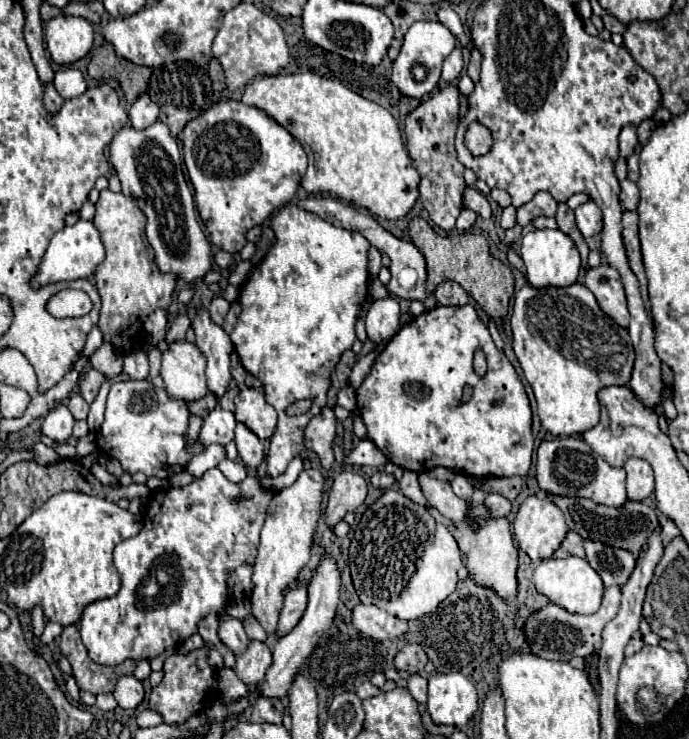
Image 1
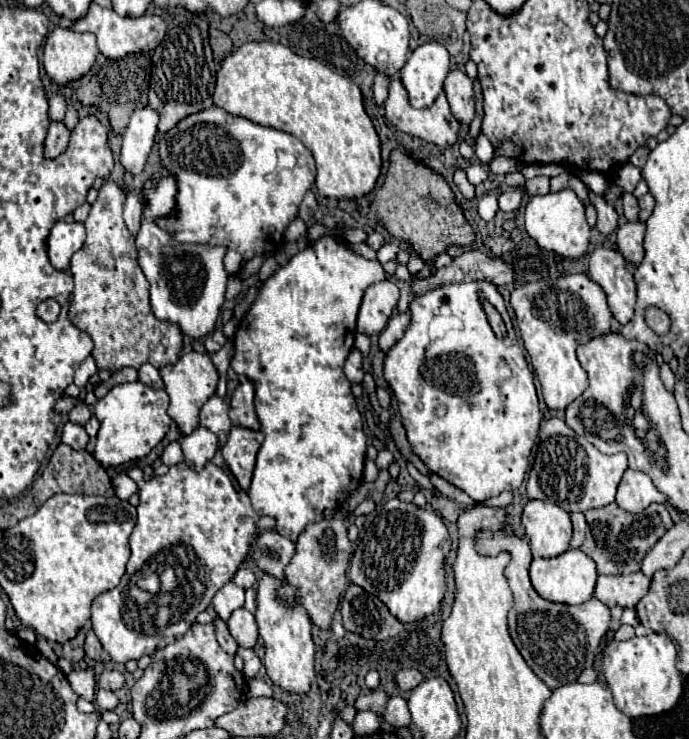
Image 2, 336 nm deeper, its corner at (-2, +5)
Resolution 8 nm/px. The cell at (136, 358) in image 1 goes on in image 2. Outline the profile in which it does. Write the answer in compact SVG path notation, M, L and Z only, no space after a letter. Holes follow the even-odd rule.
M142 364L138 368L138 380L152 388L162 388L162 378L158 374L158 368L154 368L152 364Z

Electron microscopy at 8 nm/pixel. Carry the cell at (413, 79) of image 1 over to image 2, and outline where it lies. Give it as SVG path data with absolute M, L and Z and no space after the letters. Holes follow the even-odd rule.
M438 42L418 46L400 70L402 86L408 92L410 106L428 108L442 92L442 82L450 70L448 50Z

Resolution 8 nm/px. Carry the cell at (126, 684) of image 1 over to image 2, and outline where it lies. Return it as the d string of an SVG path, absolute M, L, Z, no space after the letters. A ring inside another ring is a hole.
M106 668L106 670L102 672L102 676L100 676L100 688L106 688L106 690L116 692L116 690L120 690L124 684L126 684L126 678L124 678L124 674L118 672L118 670L108 670L108 668Z

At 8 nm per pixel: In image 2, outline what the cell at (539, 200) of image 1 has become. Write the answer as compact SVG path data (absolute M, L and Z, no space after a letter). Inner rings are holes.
M538 176L528 182L528 196L544 196L550 192L550 178Z

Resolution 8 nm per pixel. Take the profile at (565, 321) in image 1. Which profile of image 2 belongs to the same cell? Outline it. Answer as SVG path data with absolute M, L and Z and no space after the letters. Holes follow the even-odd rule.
M568 274L554 282L528 282L512 290L510 304L516 312L516 322L524 340L524 348L528 350L532 368L540 380L542 396L550 410L566 410L570 402L574 402L586 390L586 372L576 358L576 348L580 344L590 342L596 336L606 336L614 332L614 316L606 304L606 294L600 284L592 282L586 274Z

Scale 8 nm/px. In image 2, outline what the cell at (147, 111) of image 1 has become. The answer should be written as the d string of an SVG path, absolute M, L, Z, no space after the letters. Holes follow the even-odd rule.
M144 106L132 114L122 134L124 142L120 154L120 162L128 172L140 174L144 170L146 158L154 146L154 138L158 132L156 126L158 126L158 114L150 106Z

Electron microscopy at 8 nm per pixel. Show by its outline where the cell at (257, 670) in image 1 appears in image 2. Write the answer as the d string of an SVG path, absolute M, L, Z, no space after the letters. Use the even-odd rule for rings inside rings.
M238 608L238 610L234 610L234 614L230 616L230 620L226 624L230 628L232 638L238 642L238 646L254 648L254 644L258 640L258 626L256 626L252 612Z

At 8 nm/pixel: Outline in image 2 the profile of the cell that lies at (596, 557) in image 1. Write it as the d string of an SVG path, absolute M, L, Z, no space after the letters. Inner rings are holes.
M644 572L618 574L618 576L598 576L594 596L604 602L608 608L636 608L642 596L646 596L650 578Z

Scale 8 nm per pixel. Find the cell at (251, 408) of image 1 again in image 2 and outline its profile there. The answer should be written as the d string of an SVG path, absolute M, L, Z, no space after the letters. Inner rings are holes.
M242 380L234 390L230 402L230 420L234 426L260 430L260 422L254 410L254 386L250 380Z

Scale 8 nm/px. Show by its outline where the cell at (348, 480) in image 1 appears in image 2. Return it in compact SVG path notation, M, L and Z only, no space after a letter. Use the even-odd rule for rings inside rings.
M324 518L320 522L308 524L306 530L296 540L296 556L290 560L290 566L286 568L286 580L280 588L280 600L292 602L294 596L300 598L306 612L310 614L310 620L320 626L322 630L328 630L332 614L336 612L338 600L342 596L342 590L346 590L346 568L352 554L350 540L346 536L346 524L340 518Z

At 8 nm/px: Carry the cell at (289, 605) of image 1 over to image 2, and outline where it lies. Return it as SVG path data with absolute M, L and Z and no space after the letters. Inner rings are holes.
M270 530L256 538L250 556L264 572L274 574L276 578L284 578L286 576L284 570L294 554L296 554L296 544L290 538L284 538L278 532Z

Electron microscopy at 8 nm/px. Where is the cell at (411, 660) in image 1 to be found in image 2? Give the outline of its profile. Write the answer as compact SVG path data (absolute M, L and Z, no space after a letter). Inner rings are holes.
M402 668L398 674L396 674L396 684L402 688L402 690L412 690L416 688L420 682L422 682L422 674L416 670L416 668Z

